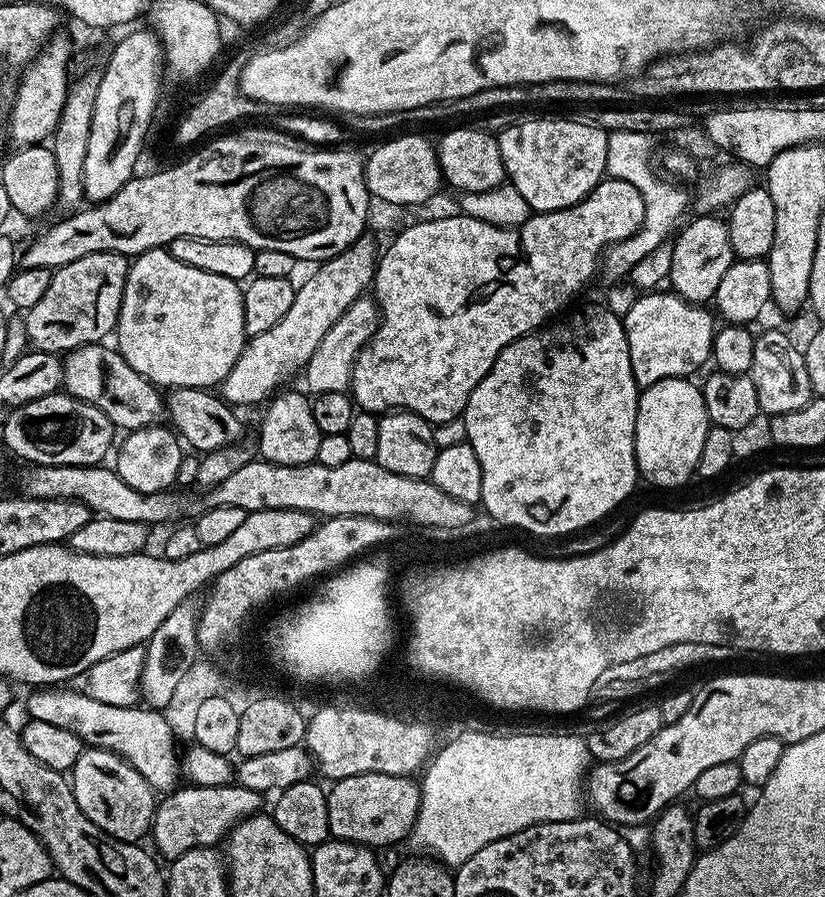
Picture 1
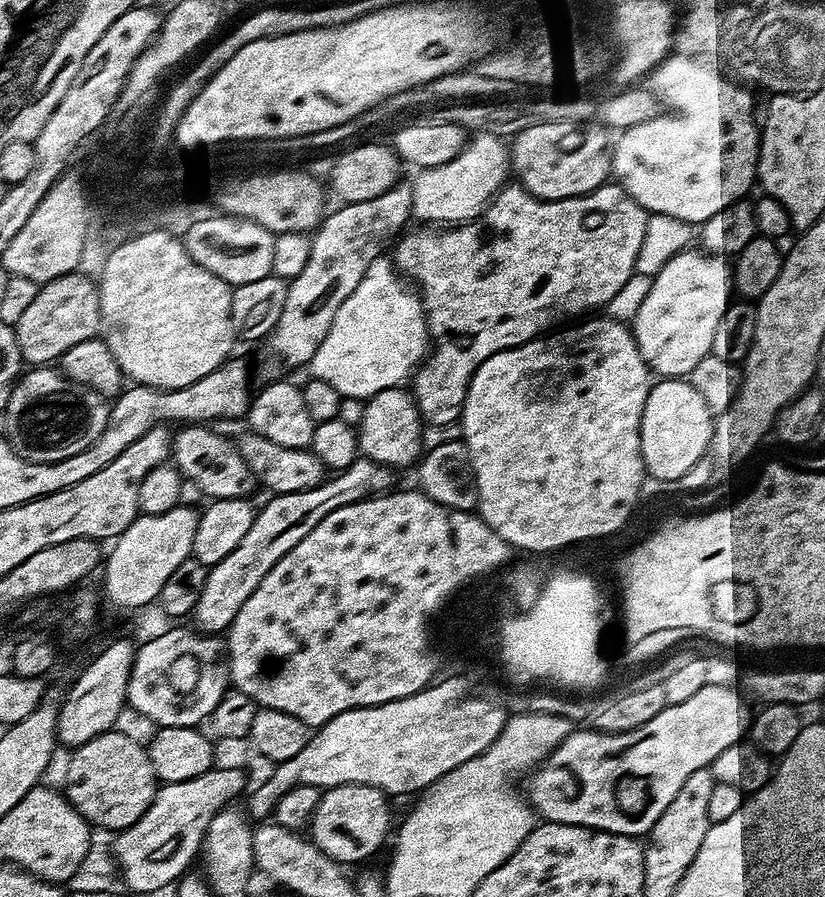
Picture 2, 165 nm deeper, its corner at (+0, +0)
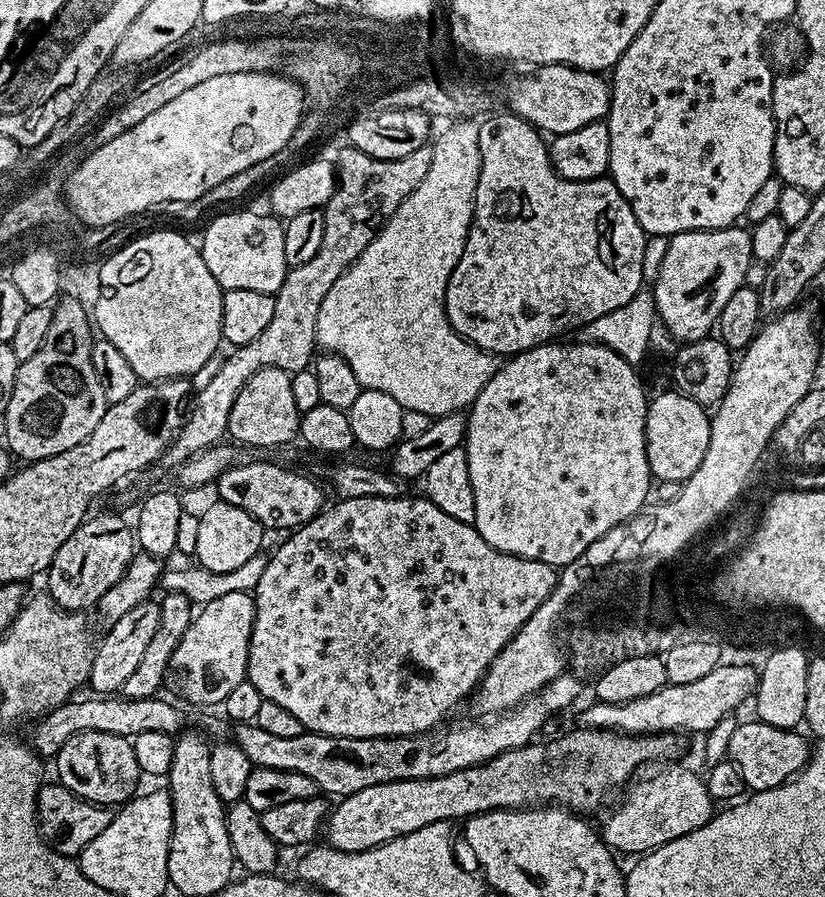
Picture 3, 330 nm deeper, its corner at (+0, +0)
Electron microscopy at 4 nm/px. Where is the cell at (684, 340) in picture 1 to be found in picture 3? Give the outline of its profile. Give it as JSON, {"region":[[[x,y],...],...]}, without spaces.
{"region":[[[747,227],[710,228],[703,232],[678,232],[666,246],[666,258],[662,258],[662,270],[651,289],[656,300],[656,314],[662,328],[680,344],[703,340],[708,332],[717,327],[722,306],[734,294],[734,290],[745,287],[748,267],[754,264],[752,258],[752,233]]]}

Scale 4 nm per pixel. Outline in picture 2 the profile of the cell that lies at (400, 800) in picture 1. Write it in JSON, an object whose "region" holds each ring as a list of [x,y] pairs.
{"region":[[[343,784],[325,788],[310,821],[310,839],[341,866],[368,860],[393,831],[392,808],[388,803],[390,800],[385,792],[374,786]]]}

